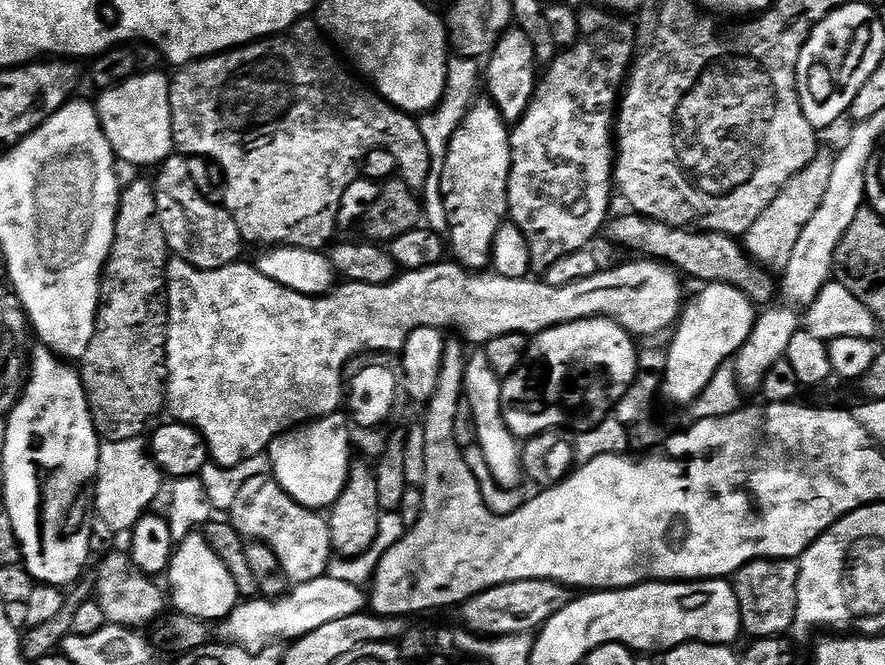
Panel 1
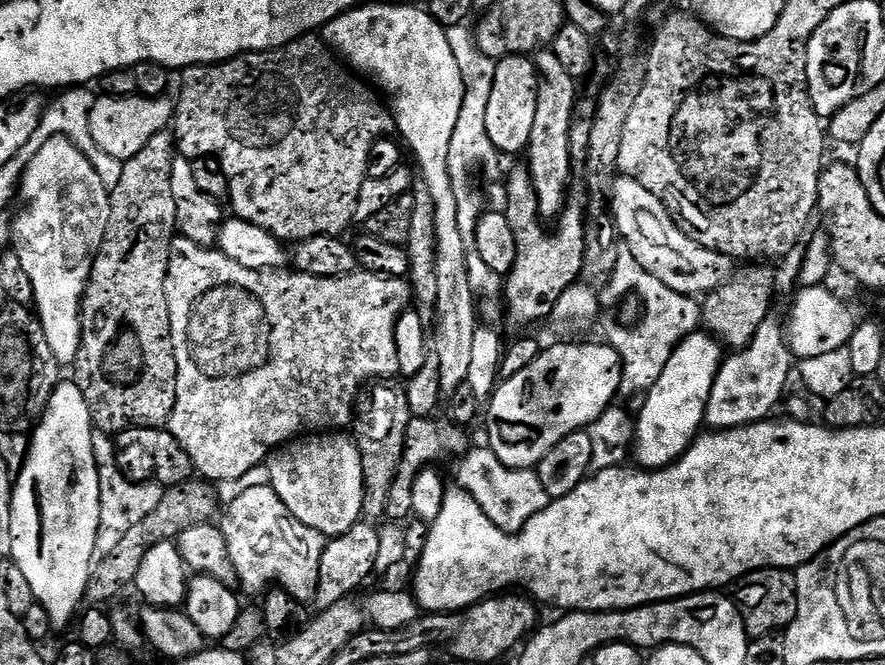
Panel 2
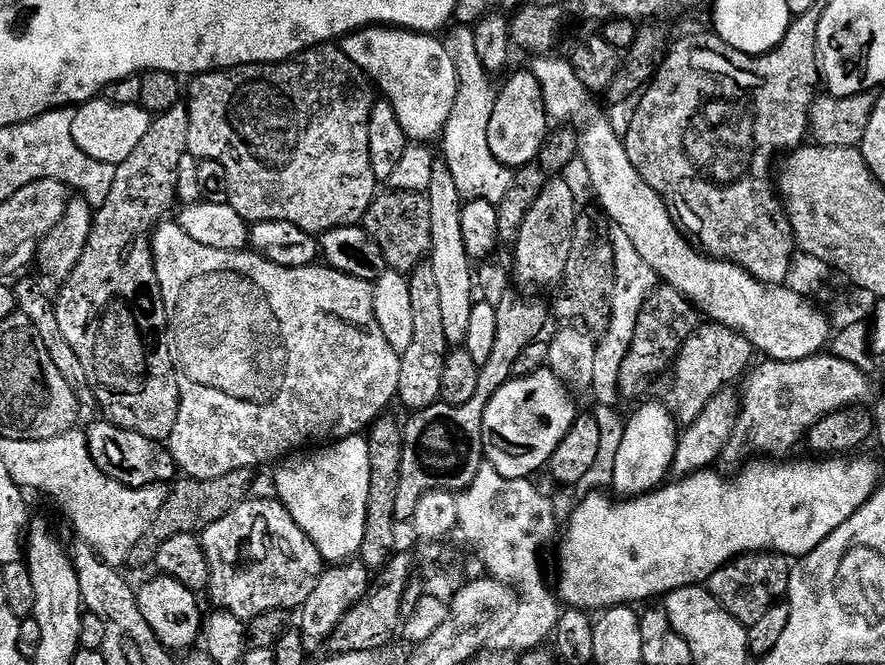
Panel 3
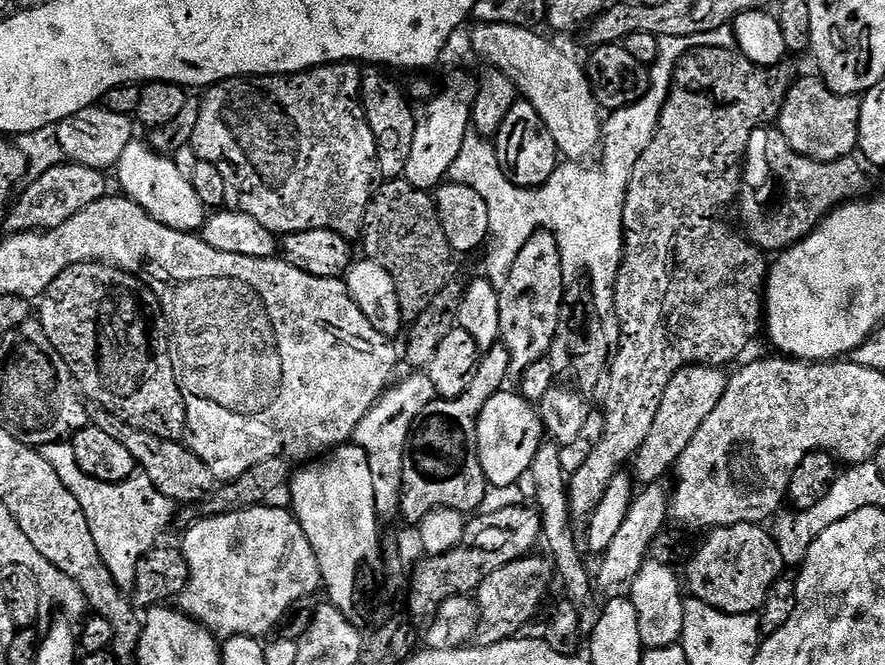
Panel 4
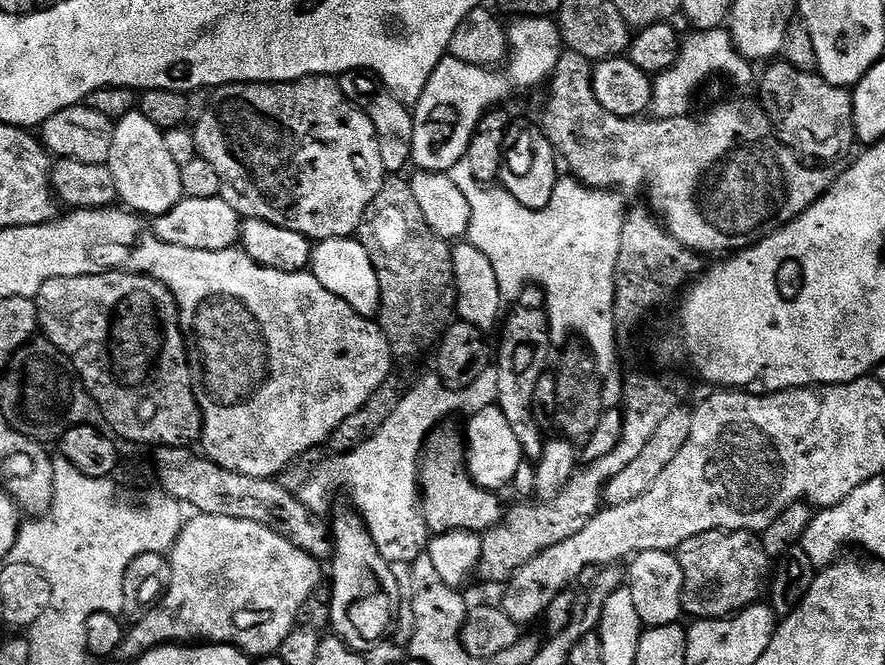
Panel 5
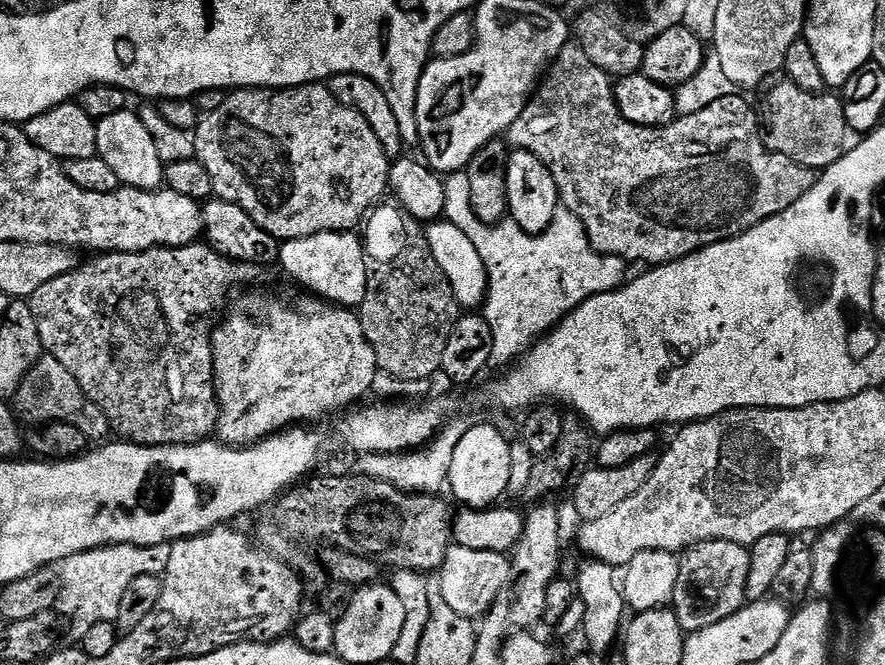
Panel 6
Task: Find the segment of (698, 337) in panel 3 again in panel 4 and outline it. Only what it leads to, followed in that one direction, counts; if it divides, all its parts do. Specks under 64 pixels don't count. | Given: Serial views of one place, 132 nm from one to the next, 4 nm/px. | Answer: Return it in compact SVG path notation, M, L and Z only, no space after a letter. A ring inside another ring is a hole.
M690 364L678 370L674 378L670 378L670 386L666 386L666 394L658 402L658 414L654 414L654 426L650 426L650 434L646 434L646 442L634 457L636 472L634 480L637 485L647 486L659 484L664 475L675 469L680 455L694 442L694 434L698 434L698 426L710 418L714 406L722 402L722 394L726 394L726 386L730 379L724 368L712 368L708 364Z

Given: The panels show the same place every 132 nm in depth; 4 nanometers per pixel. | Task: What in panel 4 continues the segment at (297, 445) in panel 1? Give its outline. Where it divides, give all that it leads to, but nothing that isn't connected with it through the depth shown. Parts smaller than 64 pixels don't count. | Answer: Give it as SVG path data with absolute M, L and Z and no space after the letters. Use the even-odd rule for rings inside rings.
M349 442L341 444L339 448L331 449L326 458L305 463L301 468L304 469L301 472L299 469L290 481L293 494L291 511L294 513L296 521L302 526L302 530L318 558L323 587L325 589L328 587L327 599L344 612L355 613L355 608L368 595L370 597L373 595L378 584L378 569L381 567L382 533L380 534L380 524L376 521L378 505L367 454L359 445Z

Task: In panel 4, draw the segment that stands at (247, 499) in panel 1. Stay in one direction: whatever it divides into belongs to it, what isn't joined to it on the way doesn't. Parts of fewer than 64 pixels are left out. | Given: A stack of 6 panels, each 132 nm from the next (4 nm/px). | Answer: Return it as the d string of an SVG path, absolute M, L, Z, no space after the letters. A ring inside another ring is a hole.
M241 508L223 516L204 516L187 530L182 551L188 563L188 581L180 591L178 608L213 634L224 638L267 637L267 632L272 632L285 619L289 608L300 599L311 597L315 588L321 587L318 558L302 526L289 509Z

